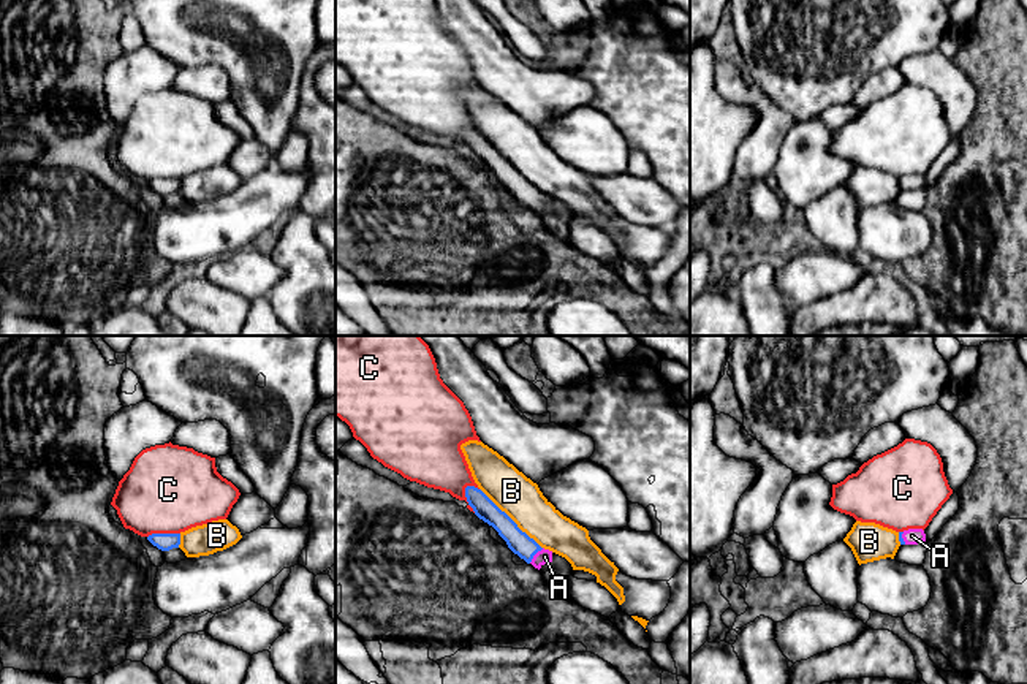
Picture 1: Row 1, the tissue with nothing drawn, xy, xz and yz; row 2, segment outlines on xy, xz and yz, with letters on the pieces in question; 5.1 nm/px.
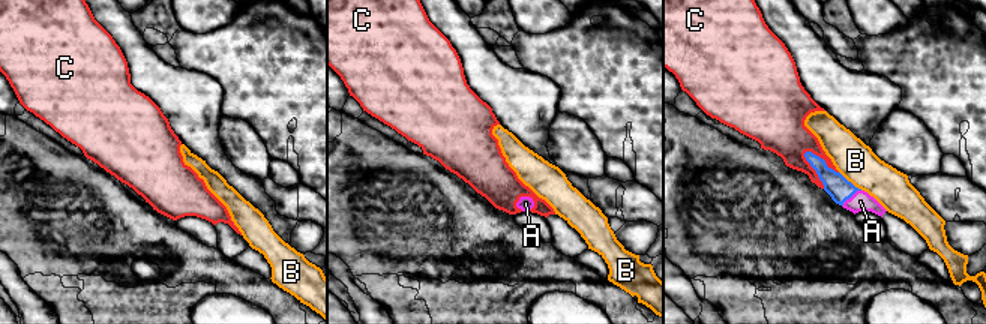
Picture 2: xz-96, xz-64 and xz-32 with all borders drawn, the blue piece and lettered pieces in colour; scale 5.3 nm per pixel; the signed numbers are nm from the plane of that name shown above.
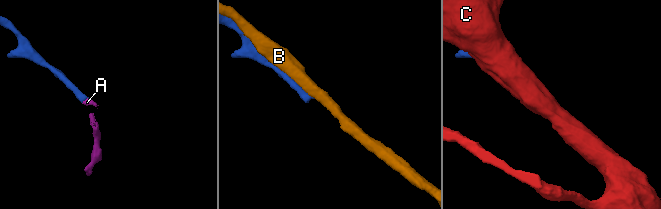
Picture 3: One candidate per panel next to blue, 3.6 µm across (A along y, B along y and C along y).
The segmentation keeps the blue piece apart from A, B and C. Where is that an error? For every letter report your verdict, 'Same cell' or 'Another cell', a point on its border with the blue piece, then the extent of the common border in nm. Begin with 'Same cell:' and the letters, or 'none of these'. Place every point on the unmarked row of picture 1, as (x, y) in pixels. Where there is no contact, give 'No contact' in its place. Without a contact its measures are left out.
Same cell: none of these
A: Another cell. Touches blue at xz (535, 198). Shared border 110 nm
B: Another cell. Touches blue at xz (511, 165). Shared border 440 nm
C: Another cell. Touches blue at xz (467, 144). Shared border 150 nm

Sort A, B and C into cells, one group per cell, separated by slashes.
A / B / C

